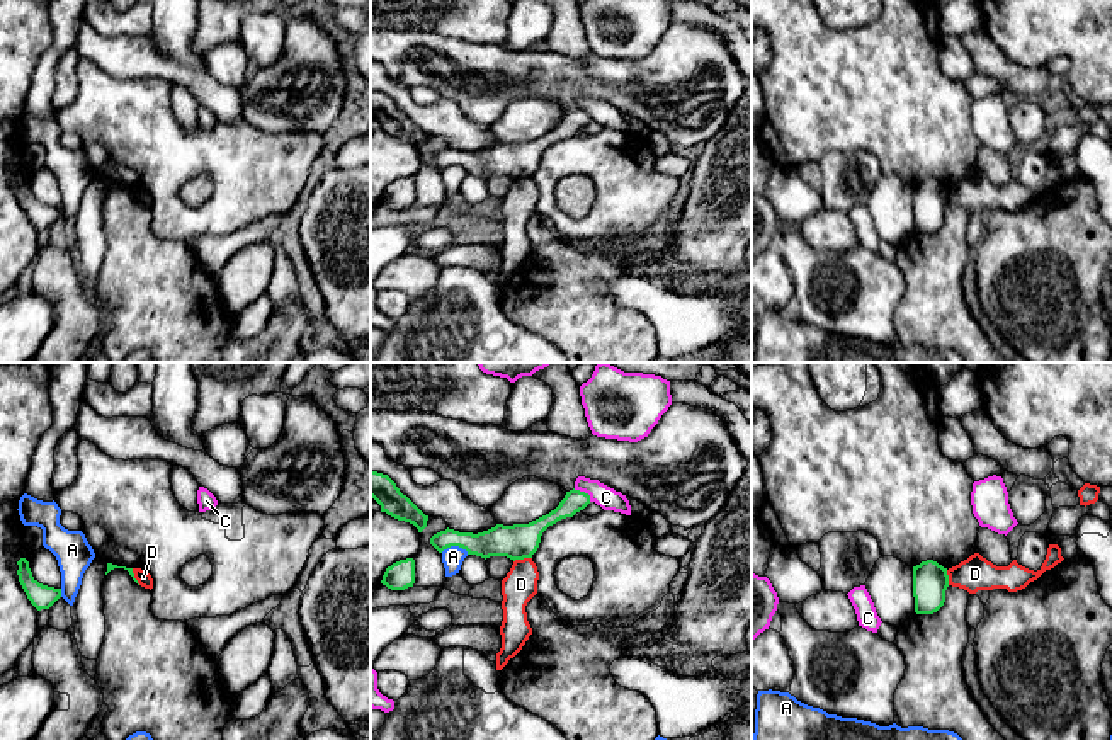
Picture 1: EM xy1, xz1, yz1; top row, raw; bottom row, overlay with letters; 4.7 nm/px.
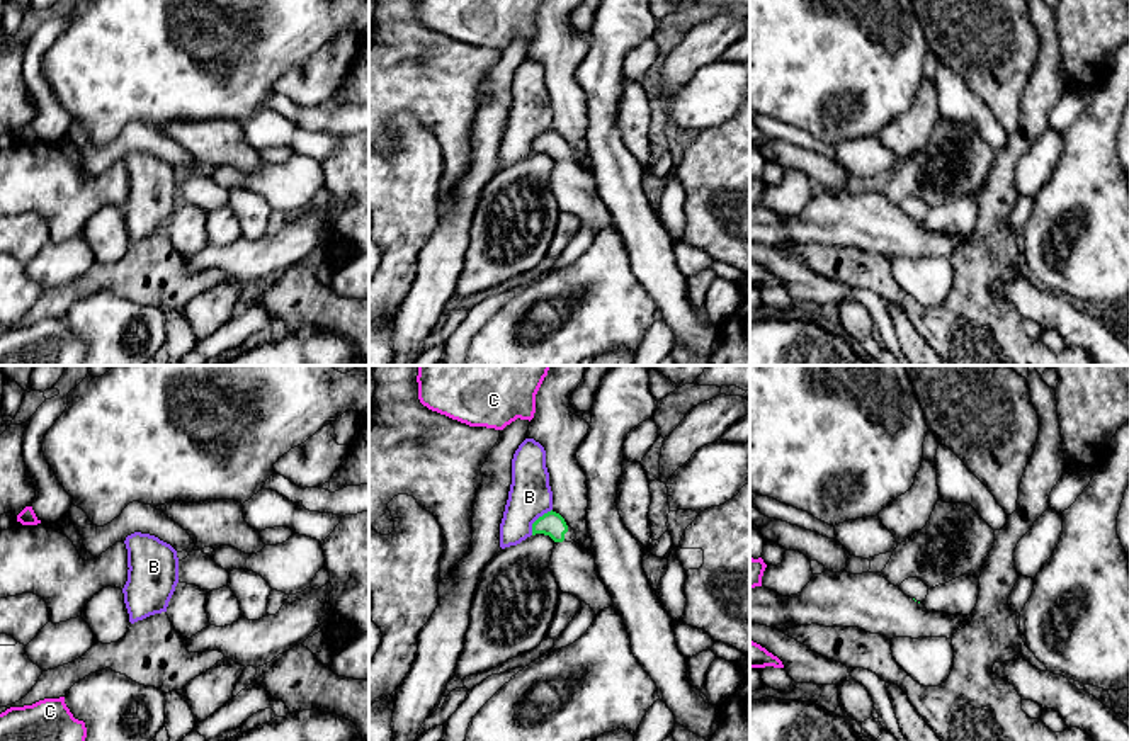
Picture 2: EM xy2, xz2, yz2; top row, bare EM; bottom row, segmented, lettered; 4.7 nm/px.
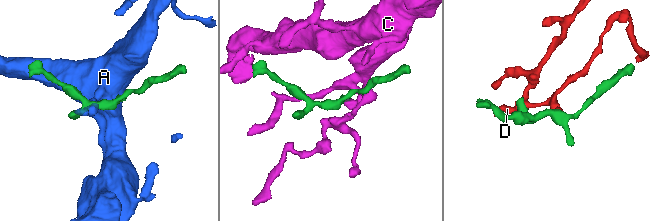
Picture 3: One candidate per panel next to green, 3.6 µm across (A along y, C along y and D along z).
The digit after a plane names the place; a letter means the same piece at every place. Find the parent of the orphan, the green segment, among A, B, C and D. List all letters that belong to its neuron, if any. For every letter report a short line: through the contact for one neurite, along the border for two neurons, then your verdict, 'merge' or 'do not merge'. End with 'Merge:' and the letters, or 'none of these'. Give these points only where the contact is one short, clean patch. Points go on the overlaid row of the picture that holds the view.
A: do not merge
B: line xz2 (551, 509), (533, 524), (531, 534); do not merge
C: do not merge
D: line xz1 (531, 557), (514, 562); do not merge
Merge: none of these

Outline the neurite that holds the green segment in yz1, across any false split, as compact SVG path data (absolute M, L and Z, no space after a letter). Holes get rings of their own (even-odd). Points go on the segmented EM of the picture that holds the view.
M933 560L913 566L913 597L916 614L933 614L945 602L947 568Z

